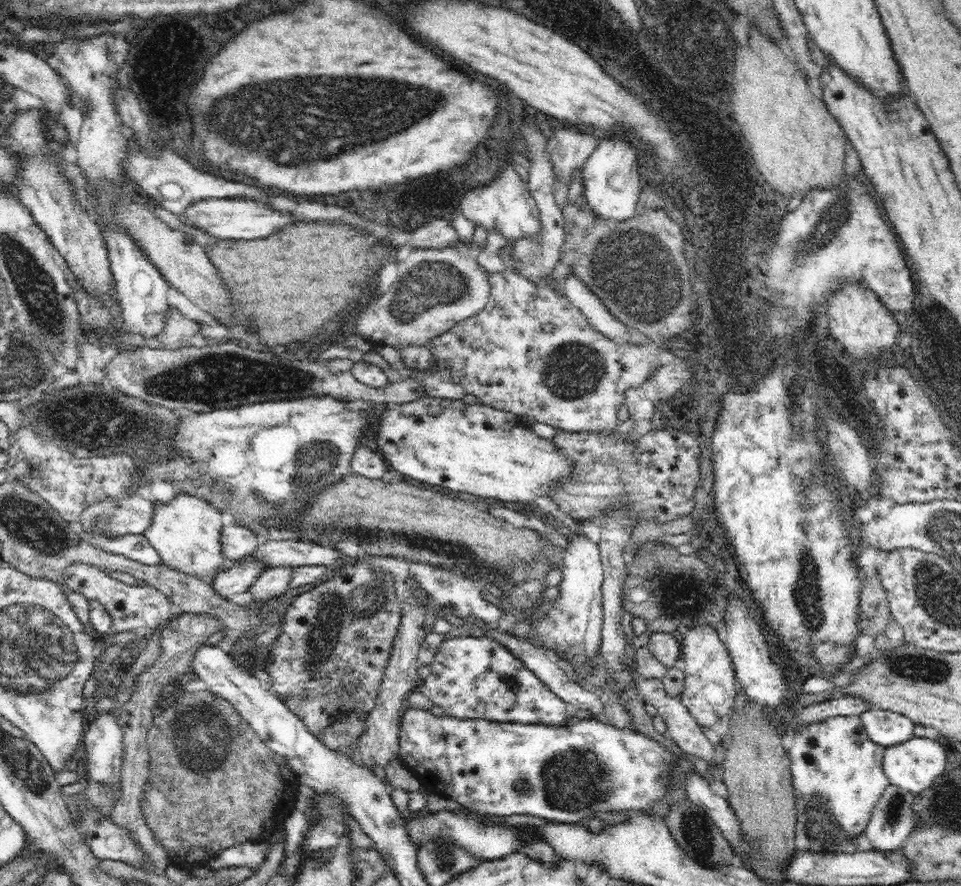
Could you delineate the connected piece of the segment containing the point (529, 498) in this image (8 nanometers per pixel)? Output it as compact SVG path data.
M425 395L418 400L412 402L404 402L402 404L391 404L384 406L384 412L378 418L378 428L376 428L376 444L377 451L390 464L396 472L406 474L410 478L416 478L420 482L428 482L428 484L436 484L436 486L446 486L452 488L456 492L470 492L470 494L478 494L478 496L488 496L488 498L500 498L500 500L516 500L523 502L532 502L538 496L546 495L548 482L568 474L570 467L566 465L566 459L562 457L562 453L548 441L536 435L528 426L519 421L519 418L509 412L501 411L491 406L482 405L480 403L466 404L462 399L441 399Z

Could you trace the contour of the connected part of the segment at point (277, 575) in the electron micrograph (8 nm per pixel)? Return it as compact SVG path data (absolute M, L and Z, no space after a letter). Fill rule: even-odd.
M288 567L264 569L250 584L252 605L255 602L266 602L270 598L279 597L288 589Z

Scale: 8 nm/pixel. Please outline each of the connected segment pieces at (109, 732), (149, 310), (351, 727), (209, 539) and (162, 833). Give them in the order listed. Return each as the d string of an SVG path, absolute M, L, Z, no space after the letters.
M102 713L98 719L91 720L90 726L84 738L88 753L85 778L106 787L110 791L112 804L116 804L122 784L122 732L118 722L109 713Z
M115 232L105 234L105 238L110 247L111 269L116 280L115 296L120 307L121 332L136 334L144 340L157 338L161 342L161 334L171 311L168 304L168 290L171 286L164 281L158 269L146 261L146 256L137 250L129 238Z
M350 714L346 720L330 726L322 741L331 750L345 750L350 746L356 746L358 737L365 732L365 722L365 714Z
M180 493L170 501L152 503L150 524L142 535L160 553L165 564L208 581L224 561L220 555L219 538L223 527L220 519L221 514L206 500Z
M209 691L184 693L152 724L148 733L152 776L143 804L148 827L176 862L208 862L235 843L250 838L269 840L295 809L299 778L282 759L270 762L271 750L248 728L241 715L225 699Z

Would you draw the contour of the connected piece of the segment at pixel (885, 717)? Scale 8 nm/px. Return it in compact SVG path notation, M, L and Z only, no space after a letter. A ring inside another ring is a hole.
M876 708L872 712L866 712L862 715L862 721L870 738L887 748L914 737L916 724L910 718L889 709Z

